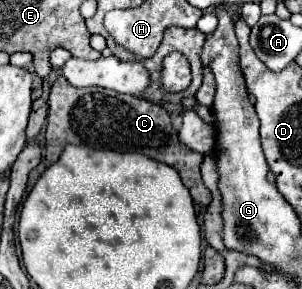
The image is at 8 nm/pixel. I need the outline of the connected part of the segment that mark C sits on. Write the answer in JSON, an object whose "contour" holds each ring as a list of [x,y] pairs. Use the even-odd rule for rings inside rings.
{"contour":[[[58,77],[50,89],[48,99],[48,123],[46,123],[46,159],[48,163],[58,161],[64,145],[82,145],[90,149],[112,149],[122,153],[140,153],[154,161],[162,161],[180,173],[182,183],[190,189],[196,205],[210,205],[212,193],[204,187],[200,179],[202,155],[186,147],[178,131],[170,123],[170,115],[164,107],[140,101],[132,95],[122,95],[114,89],[104,87],[72,87],[64,77]]]}

